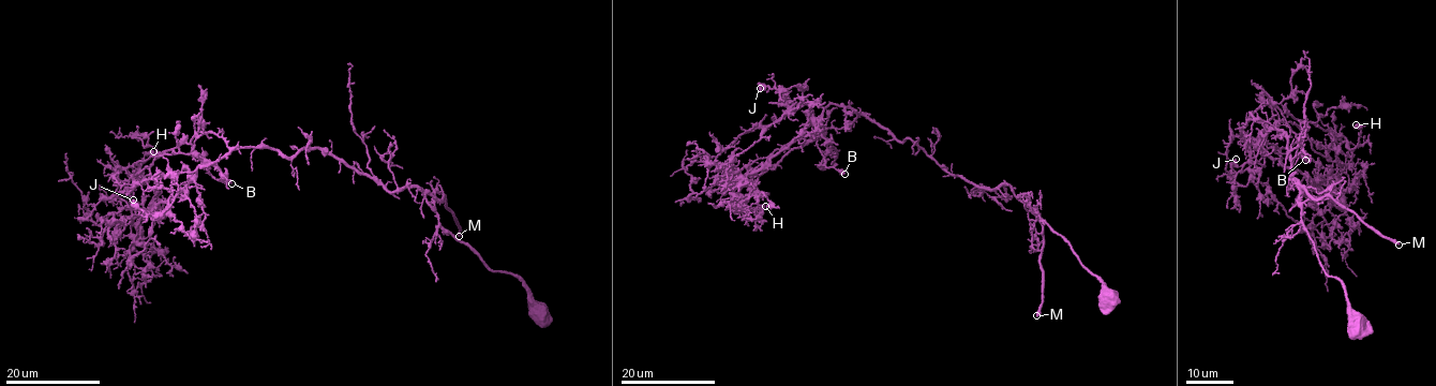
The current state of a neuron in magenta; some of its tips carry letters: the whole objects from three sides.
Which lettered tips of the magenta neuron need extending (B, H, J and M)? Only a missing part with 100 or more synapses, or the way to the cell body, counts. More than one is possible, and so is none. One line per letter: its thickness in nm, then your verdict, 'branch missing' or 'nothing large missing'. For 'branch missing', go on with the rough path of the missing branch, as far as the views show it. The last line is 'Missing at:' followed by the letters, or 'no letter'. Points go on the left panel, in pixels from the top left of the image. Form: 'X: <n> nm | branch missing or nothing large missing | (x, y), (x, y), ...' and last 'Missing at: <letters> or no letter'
B: 500 nm | nothing large missing
H: 440 nm | nothing large missing
J: 320 nm | nothing large missing
M: 440 nm | branch missing
Missing at: M

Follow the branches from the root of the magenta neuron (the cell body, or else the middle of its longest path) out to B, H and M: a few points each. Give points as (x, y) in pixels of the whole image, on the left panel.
B: (539, 310), (416, 188), (389, 192), (316, 148), (287, 157), (196, 135), (194, 153), (232, 183)
H: (539, 310), (416, 188), (389, 192), (316, 148), (287, 157), (210, 132), (128, 173), (153, 151)
M: (539, 310), (522, 282), (509, 273), (495, 272), (439, 224), (433, 204), (444, 196), (459, 225), (459, 236)

